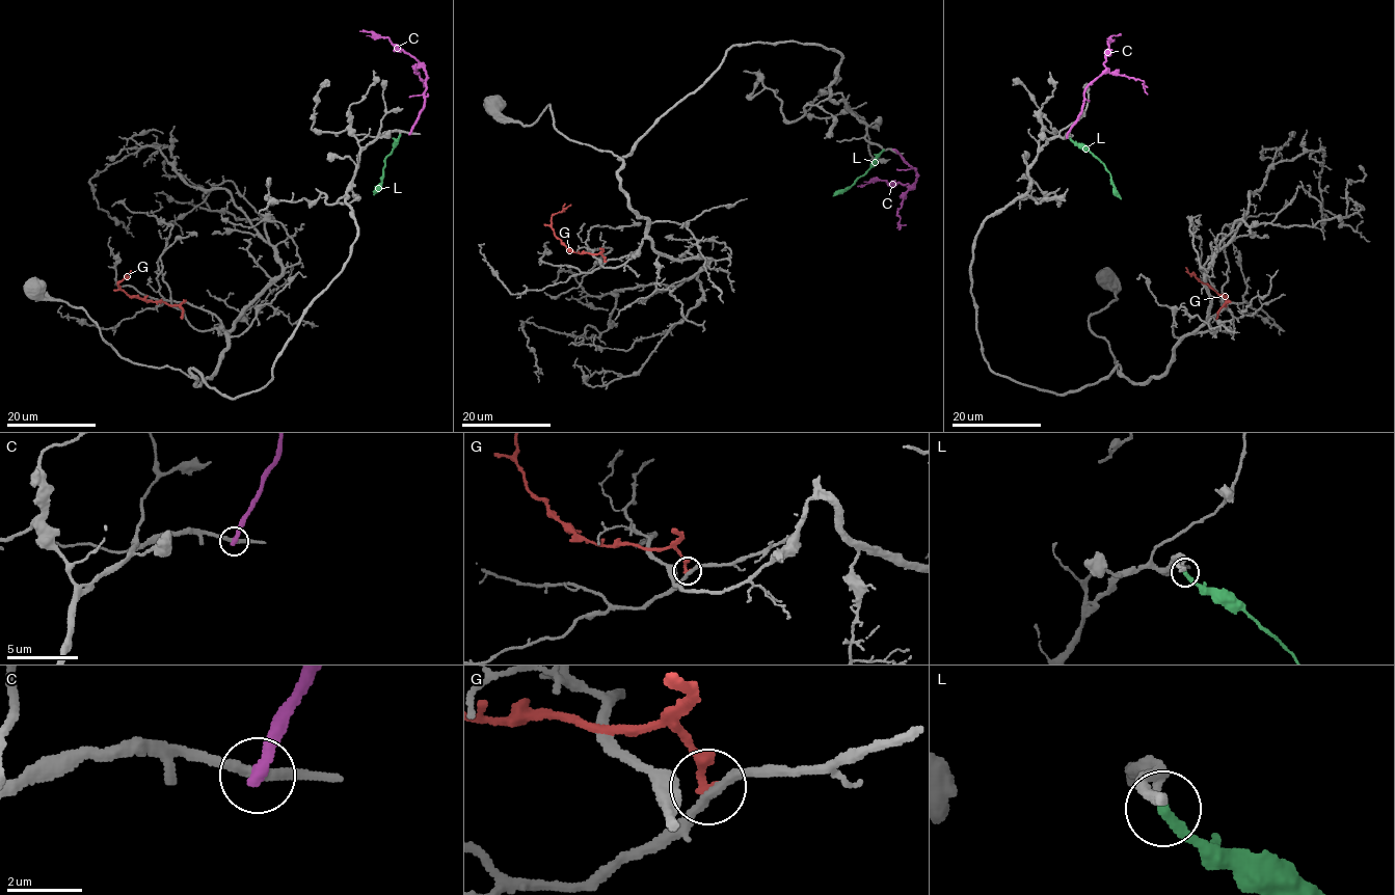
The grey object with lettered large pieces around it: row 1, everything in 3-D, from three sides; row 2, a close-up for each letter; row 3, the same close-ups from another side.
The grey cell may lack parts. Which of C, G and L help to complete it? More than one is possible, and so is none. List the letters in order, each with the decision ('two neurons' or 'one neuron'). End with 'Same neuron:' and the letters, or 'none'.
C: two neurons
G: two neurons
L: one neuron
Same neuron: L

